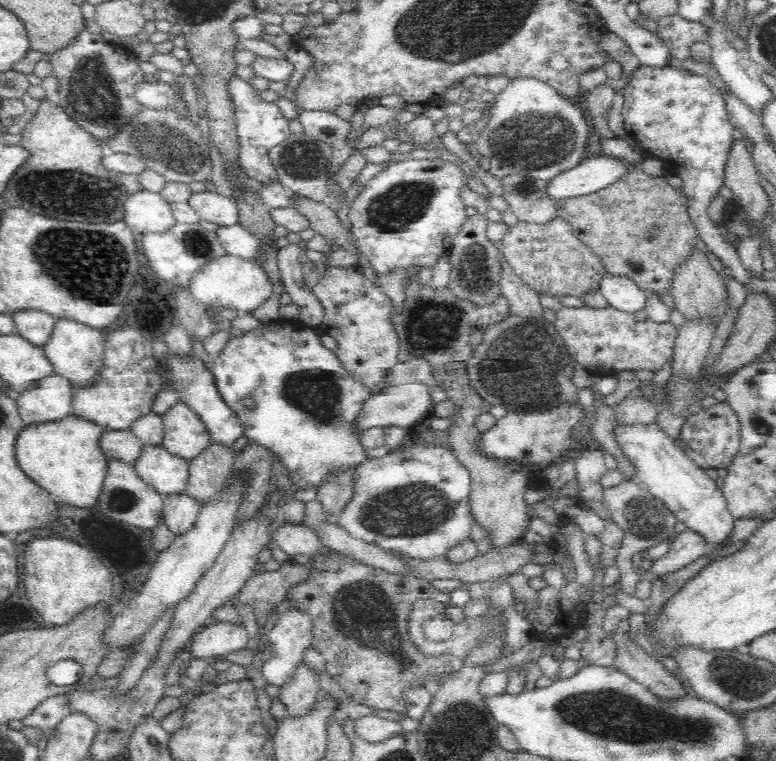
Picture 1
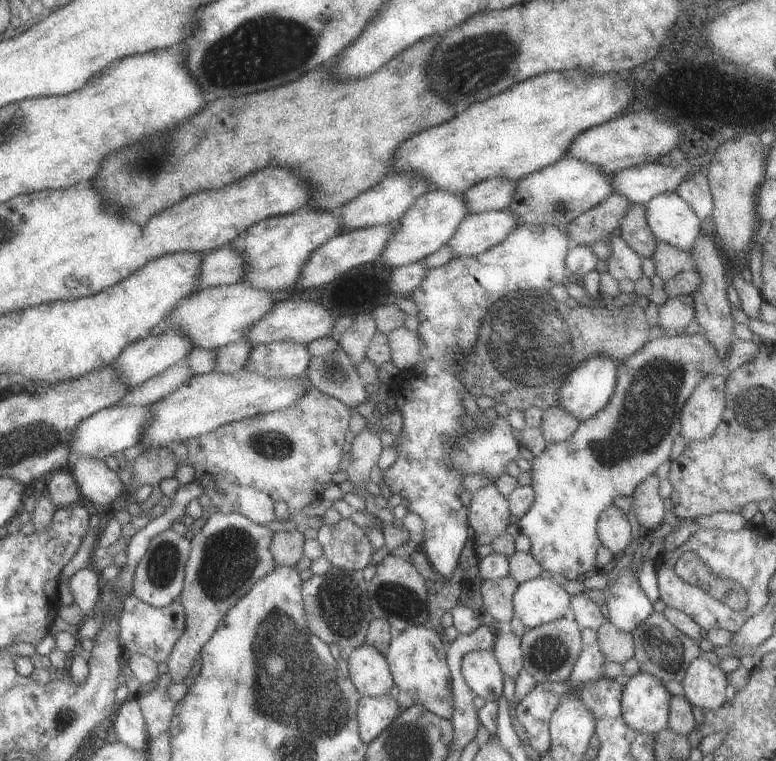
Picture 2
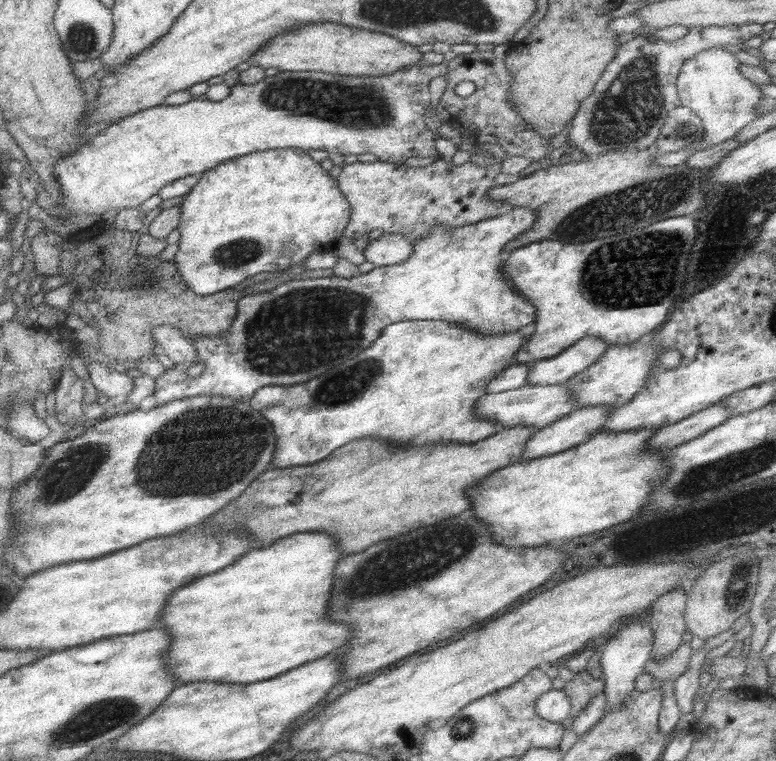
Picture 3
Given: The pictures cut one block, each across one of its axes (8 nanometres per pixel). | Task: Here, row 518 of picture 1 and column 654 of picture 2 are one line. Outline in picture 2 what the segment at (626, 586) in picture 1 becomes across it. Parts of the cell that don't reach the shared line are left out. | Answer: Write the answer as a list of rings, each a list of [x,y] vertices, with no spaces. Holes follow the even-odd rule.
[[[653,611],[631,632],[634,642],[634,659],[638,662],[639,672],[653,675],[659,680],[680,682],[692,660],[700,657],[701,651],[696,640],[679,632],[661,613]]]

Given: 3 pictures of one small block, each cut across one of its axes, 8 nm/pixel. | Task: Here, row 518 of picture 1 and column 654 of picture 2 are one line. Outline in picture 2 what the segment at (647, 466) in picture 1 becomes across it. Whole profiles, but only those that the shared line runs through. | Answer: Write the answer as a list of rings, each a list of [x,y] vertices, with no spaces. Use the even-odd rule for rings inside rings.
[[[638,672],[624,681],[621,692],[623,722],[646,735],[667,728],[671,694],[661,686],[659,679]]]

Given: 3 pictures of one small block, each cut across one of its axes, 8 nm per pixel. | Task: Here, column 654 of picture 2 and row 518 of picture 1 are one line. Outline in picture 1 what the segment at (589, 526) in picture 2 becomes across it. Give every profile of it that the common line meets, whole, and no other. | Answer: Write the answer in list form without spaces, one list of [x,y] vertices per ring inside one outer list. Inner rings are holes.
[[[413,438],[413,441],[406,441],[399,448],[389,450],[382,458],[363,460],[354,471],[352,499],[344,506],[337,520],[348,534],[385,551],[391,550],[422,560],[444,556],[448,548],[470,536],[471,476],[454,453],[434,444],[422,445]]]

